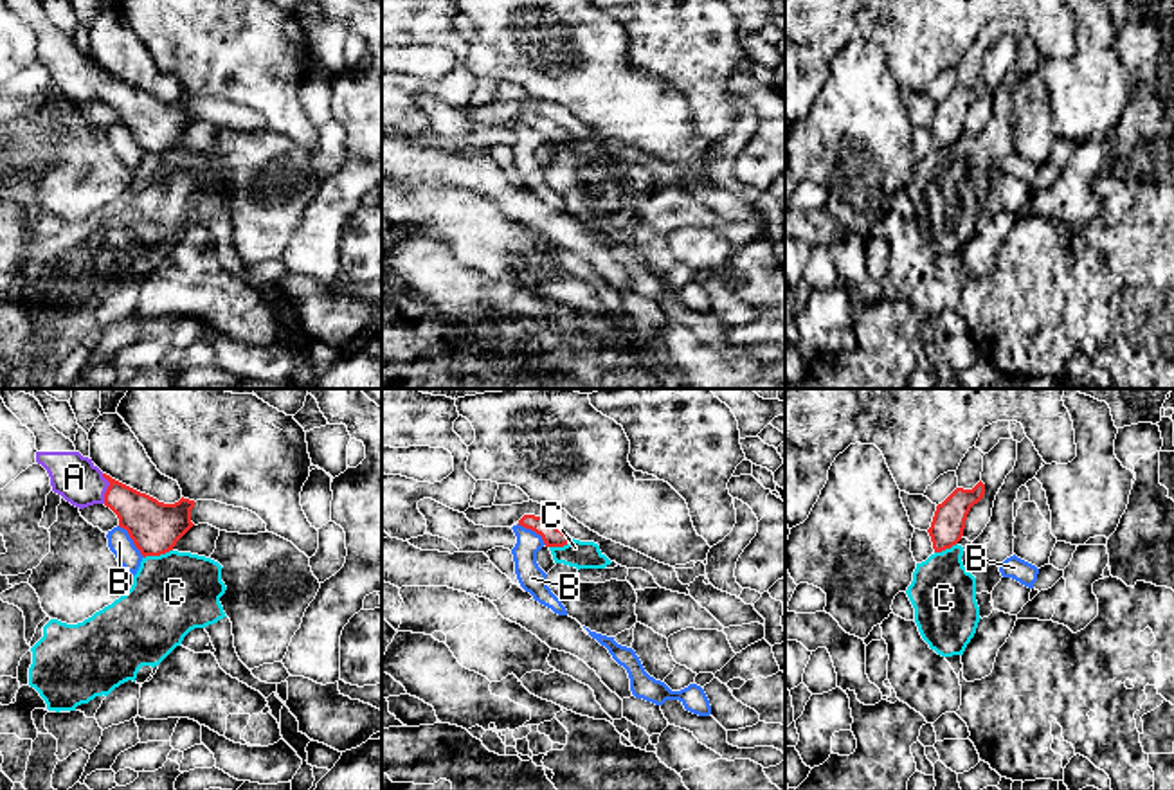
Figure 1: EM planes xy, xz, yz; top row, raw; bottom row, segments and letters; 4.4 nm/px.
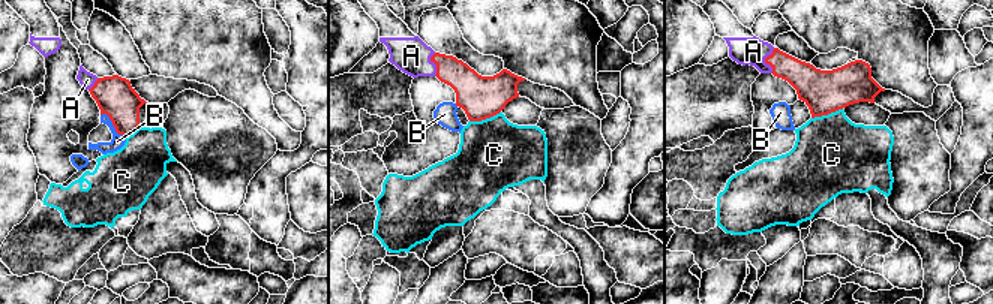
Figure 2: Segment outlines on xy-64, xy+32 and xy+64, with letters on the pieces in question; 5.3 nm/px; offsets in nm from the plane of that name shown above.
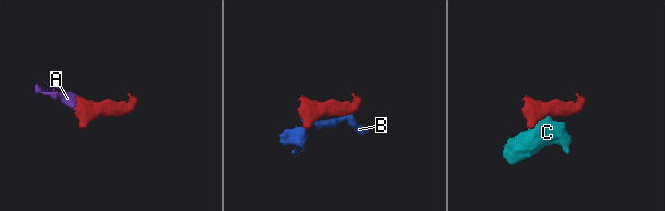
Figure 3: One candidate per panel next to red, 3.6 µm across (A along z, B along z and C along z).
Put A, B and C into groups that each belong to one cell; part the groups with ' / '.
A / B / C

